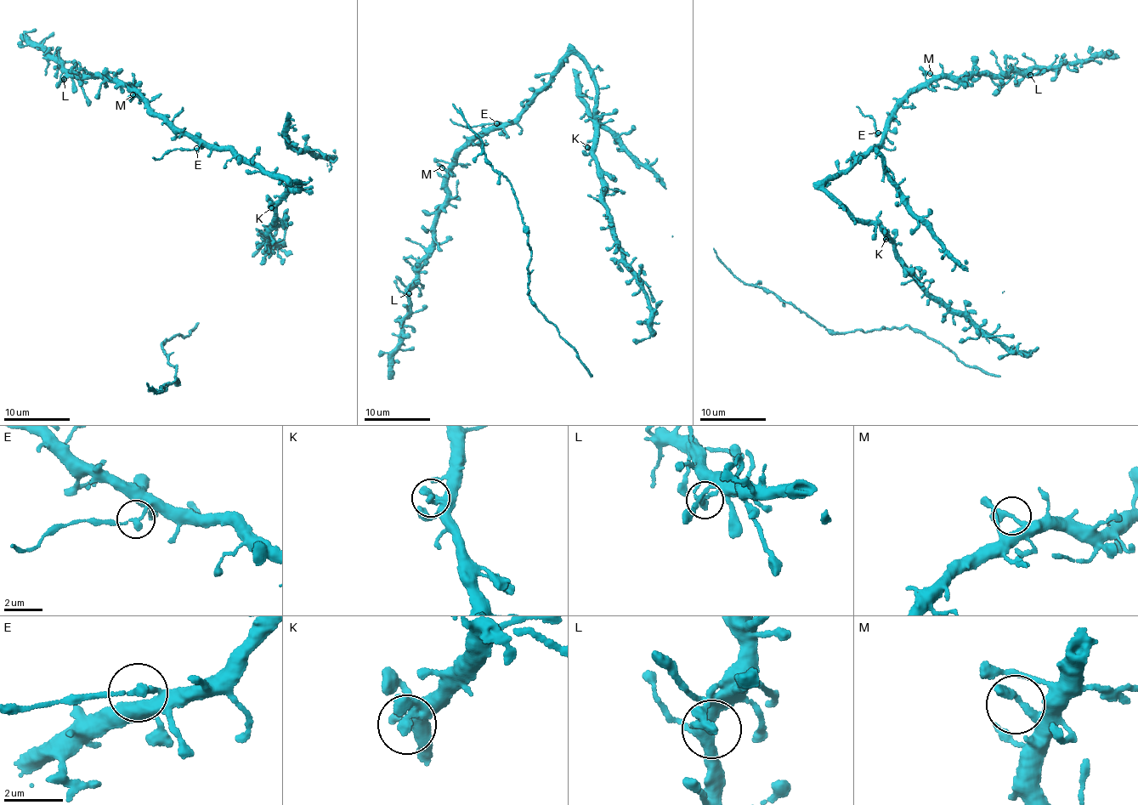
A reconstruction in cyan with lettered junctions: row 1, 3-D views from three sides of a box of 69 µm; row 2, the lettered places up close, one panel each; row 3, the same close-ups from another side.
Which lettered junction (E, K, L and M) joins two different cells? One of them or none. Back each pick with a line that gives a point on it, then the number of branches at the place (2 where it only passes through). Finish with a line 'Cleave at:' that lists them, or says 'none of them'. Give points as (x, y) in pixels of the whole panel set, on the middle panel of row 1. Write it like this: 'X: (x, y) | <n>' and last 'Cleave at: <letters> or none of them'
E: (496, 123) | 2
Cleave at: E

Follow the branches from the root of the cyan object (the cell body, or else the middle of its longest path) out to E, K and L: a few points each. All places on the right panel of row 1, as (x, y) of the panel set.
E: (919, 281), (886, 229), (856, 218), (823, 187), (867, 157), (880, 141), (878, 133)
K: (919, 281), (915, 274), (906, 268), (895, 244), (886, 239)
L: (919, 281), (886, 229), (841, 207), (824, 184), (867, 157), (917, 87), (956, 76), (1030, 75)

